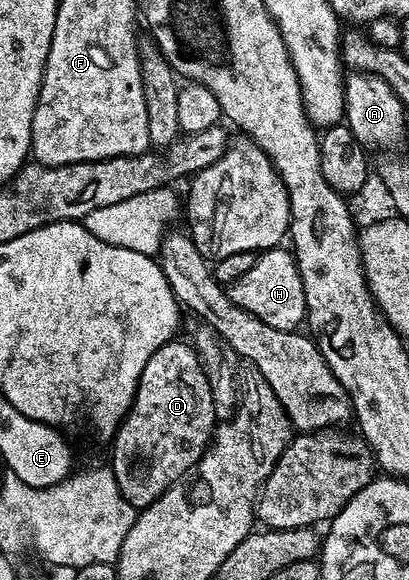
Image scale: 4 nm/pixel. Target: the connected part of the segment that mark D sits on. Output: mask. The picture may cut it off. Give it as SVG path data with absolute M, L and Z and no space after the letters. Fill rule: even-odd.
M173 341L162 345L146 361L136 396L111 440L110 466L130 505L143 509L166 493L201 459L218 426L210 385L202 373L195 347Z

